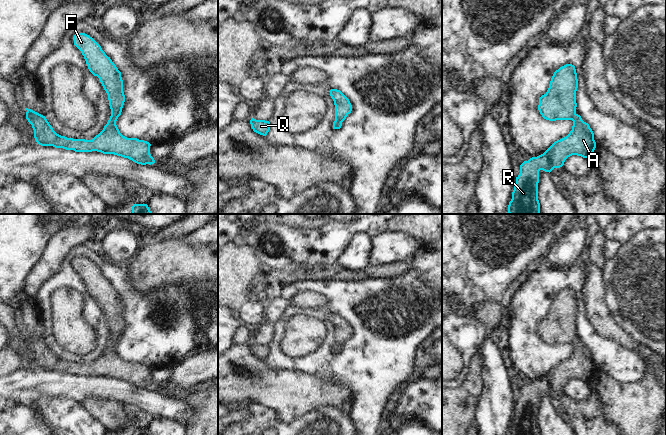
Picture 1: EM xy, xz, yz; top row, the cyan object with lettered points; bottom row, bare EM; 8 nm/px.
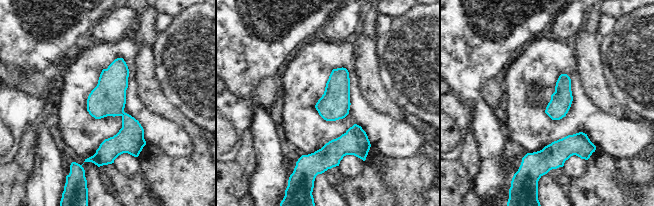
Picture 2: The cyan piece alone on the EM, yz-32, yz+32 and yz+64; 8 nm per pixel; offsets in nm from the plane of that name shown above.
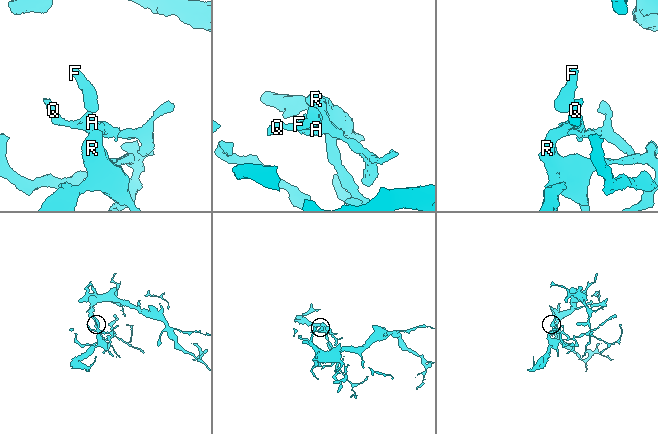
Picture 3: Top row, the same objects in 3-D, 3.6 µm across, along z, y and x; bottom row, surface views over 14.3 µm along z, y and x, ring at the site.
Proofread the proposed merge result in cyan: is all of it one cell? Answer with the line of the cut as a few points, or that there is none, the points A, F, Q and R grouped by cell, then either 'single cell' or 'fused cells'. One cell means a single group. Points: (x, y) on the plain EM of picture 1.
cut none; groups A F Q R; single cell

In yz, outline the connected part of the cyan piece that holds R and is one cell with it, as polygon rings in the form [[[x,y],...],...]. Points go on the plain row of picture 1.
[[[566,288],[554,296],[547,316],[539,322],[538,334],[544,343],[572,344],[572,354],[566,361],[555,365],[543,378],[520,389],[508,435],[540,435],[539,395],[550,397],[554,392],[562,391],[572,379],[589,383],[594,376],[594,357],[576,337],[577,312],[575,290]]]

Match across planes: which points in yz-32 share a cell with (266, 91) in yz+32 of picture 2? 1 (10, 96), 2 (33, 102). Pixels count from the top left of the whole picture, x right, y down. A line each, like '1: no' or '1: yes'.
1: no
2: no

